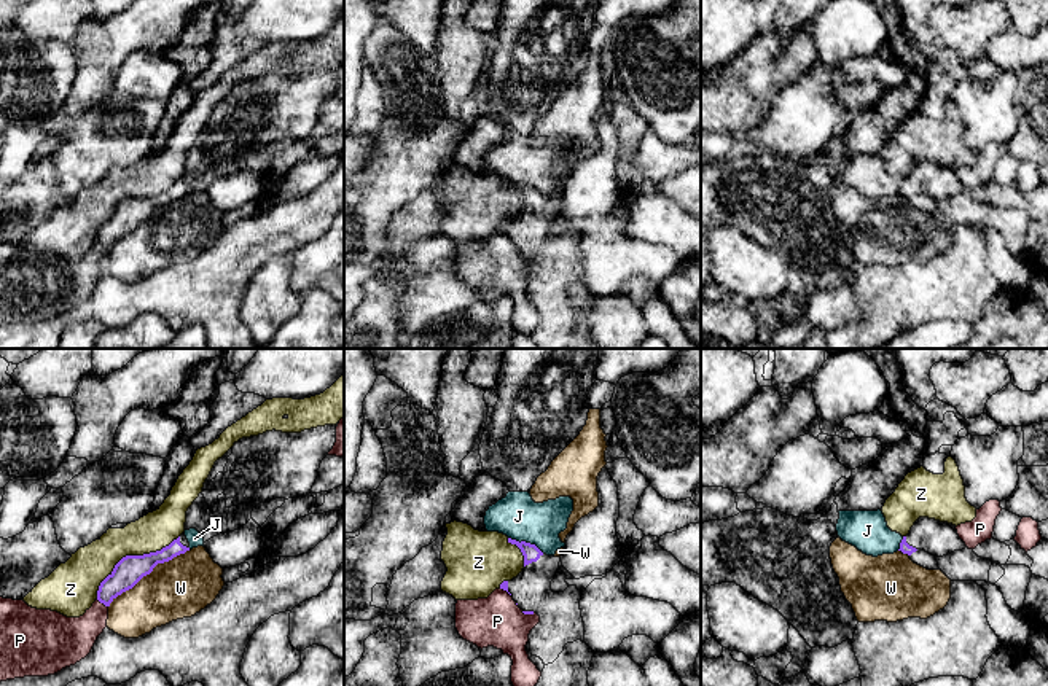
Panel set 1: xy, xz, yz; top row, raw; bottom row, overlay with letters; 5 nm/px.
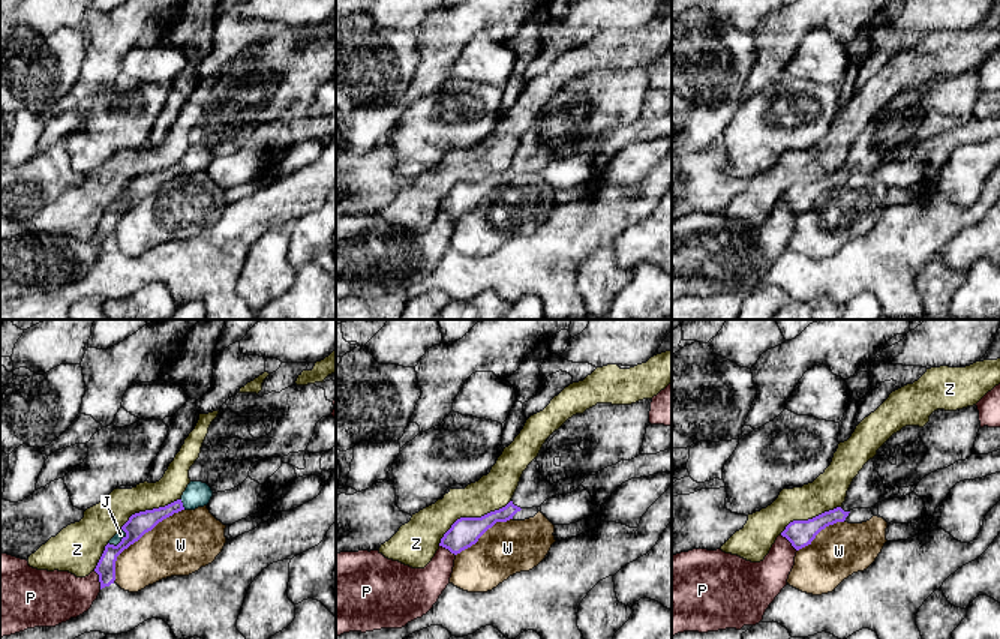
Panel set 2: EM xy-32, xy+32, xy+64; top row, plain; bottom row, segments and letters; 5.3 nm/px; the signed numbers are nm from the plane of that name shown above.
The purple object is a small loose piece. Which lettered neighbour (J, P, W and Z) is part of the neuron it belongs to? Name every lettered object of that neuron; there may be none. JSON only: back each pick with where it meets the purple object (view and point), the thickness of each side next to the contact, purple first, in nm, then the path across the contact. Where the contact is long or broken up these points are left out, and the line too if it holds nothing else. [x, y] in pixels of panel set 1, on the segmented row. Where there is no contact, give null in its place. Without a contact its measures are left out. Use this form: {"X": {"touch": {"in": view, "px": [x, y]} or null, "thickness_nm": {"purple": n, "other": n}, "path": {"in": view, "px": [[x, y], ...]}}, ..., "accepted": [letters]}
{"accepted": []}

